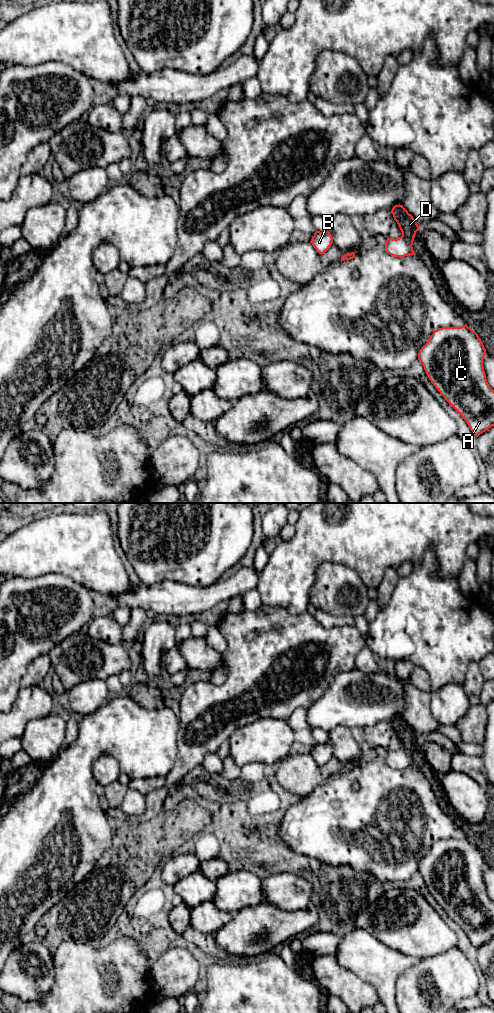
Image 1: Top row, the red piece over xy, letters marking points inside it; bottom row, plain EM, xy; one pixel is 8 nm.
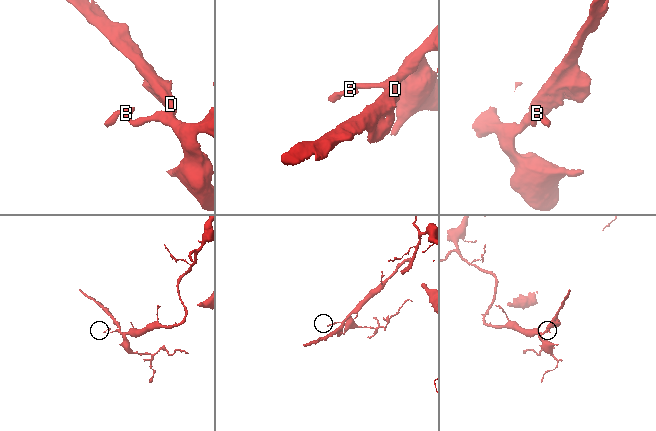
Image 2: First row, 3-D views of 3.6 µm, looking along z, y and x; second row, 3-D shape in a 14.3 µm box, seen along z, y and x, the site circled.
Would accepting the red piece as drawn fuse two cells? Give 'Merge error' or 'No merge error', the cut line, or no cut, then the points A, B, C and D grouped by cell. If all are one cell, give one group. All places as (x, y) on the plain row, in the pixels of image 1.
Merge error. Split along xy (402, 747), (411, 758). Groups: A B C / D

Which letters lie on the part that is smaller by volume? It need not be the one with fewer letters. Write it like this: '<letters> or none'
D

